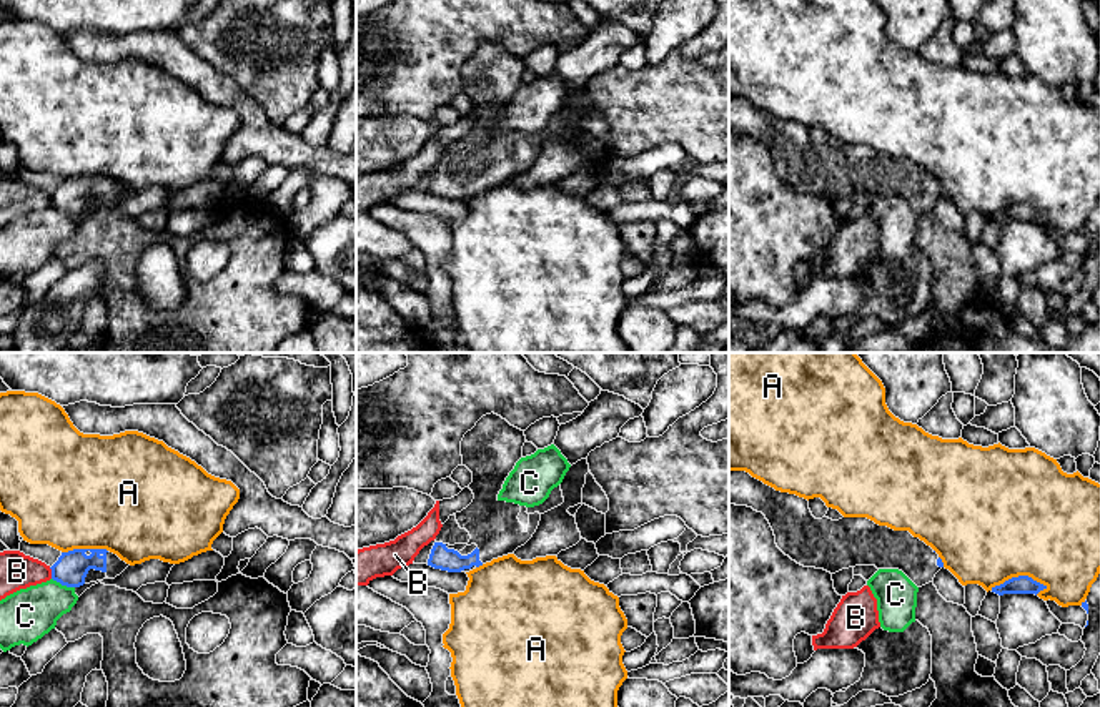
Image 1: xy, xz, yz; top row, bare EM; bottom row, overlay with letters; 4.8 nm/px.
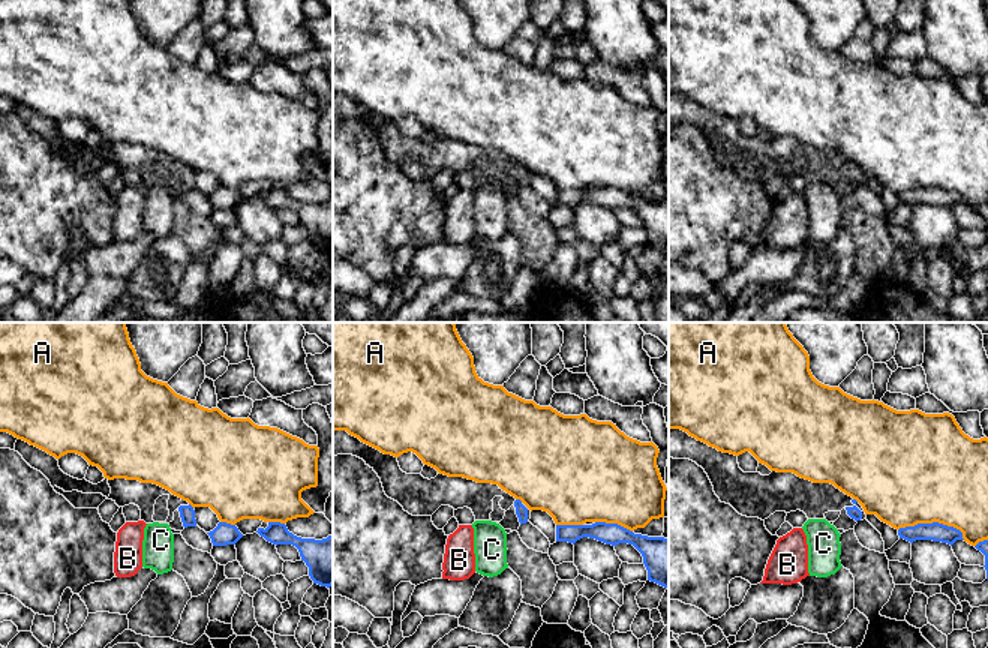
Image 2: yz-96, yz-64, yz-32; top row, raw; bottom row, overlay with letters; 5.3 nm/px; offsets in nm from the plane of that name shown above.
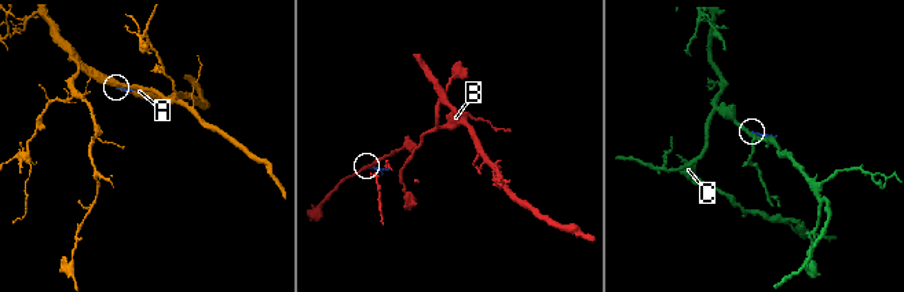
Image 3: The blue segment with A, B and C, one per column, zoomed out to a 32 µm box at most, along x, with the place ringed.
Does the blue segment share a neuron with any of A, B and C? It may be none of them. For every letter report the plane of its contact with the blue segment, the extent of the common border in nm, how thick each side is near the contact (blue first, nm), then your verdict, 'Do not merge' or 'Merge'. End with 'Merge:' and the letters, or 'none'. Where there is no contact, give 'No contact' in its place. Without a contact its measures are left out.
A: Touches blue in yz. Shared border 280 nm. Thickness 90 nm (blue) against 500 nm. Do not merge
B: Touches blue in xy. Shared border 60 nm. Thickness 160 nm (blue) against 180 nm. Do not merge
C: Touches blue in xy. Shared border 120 nm. Thickness 160 nm (blue) against 260 nm. Do not merge
Merge: none

